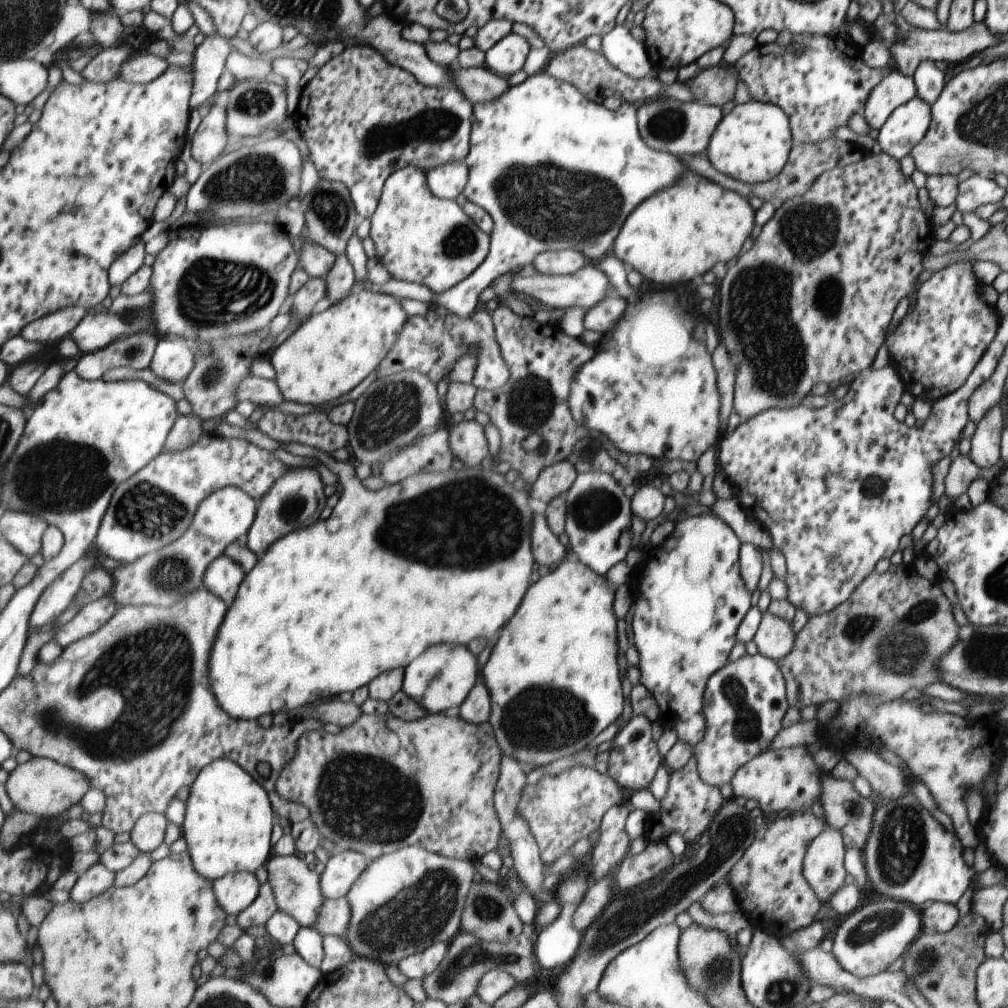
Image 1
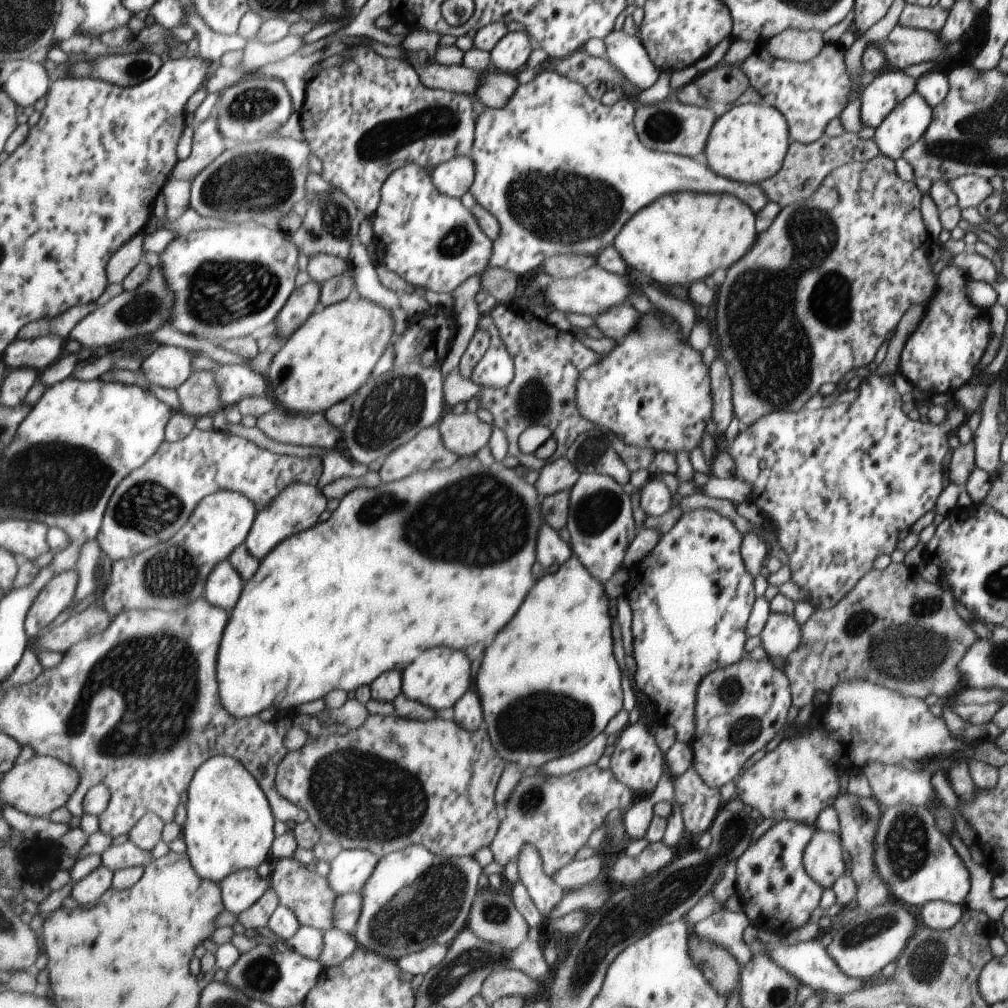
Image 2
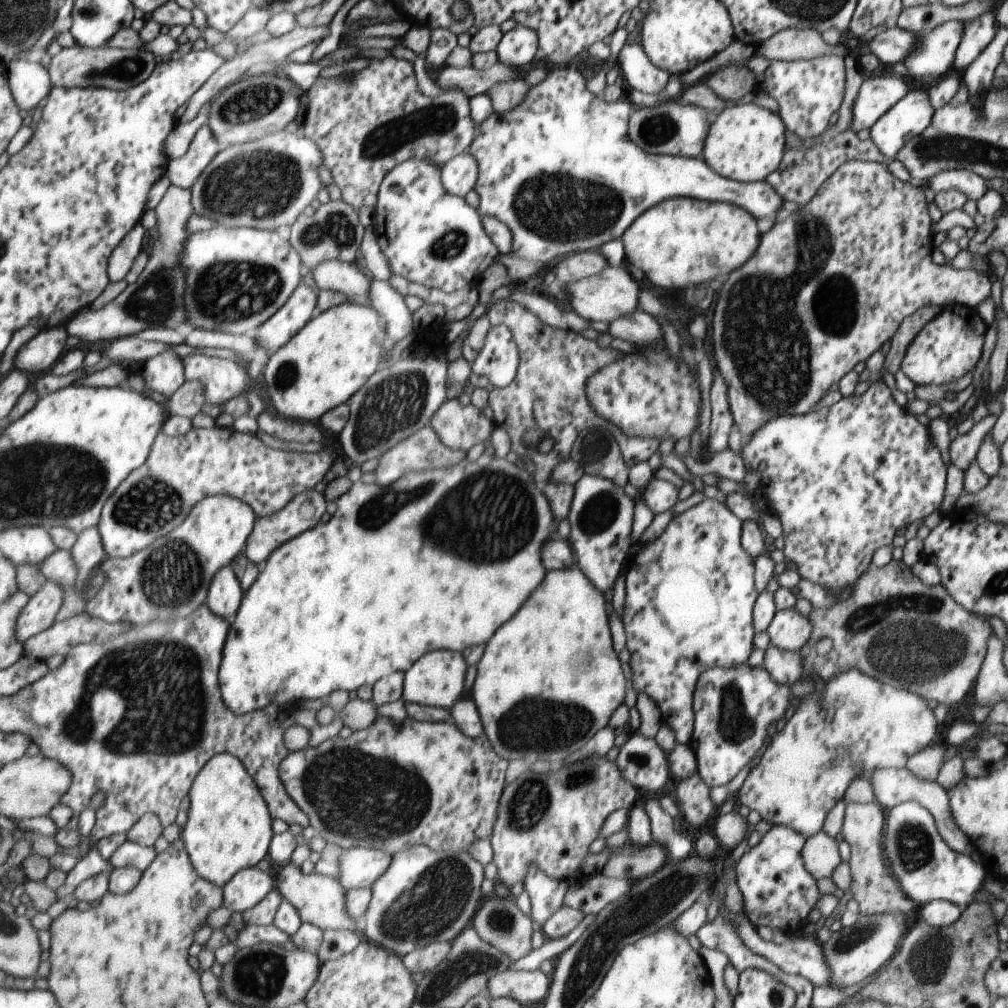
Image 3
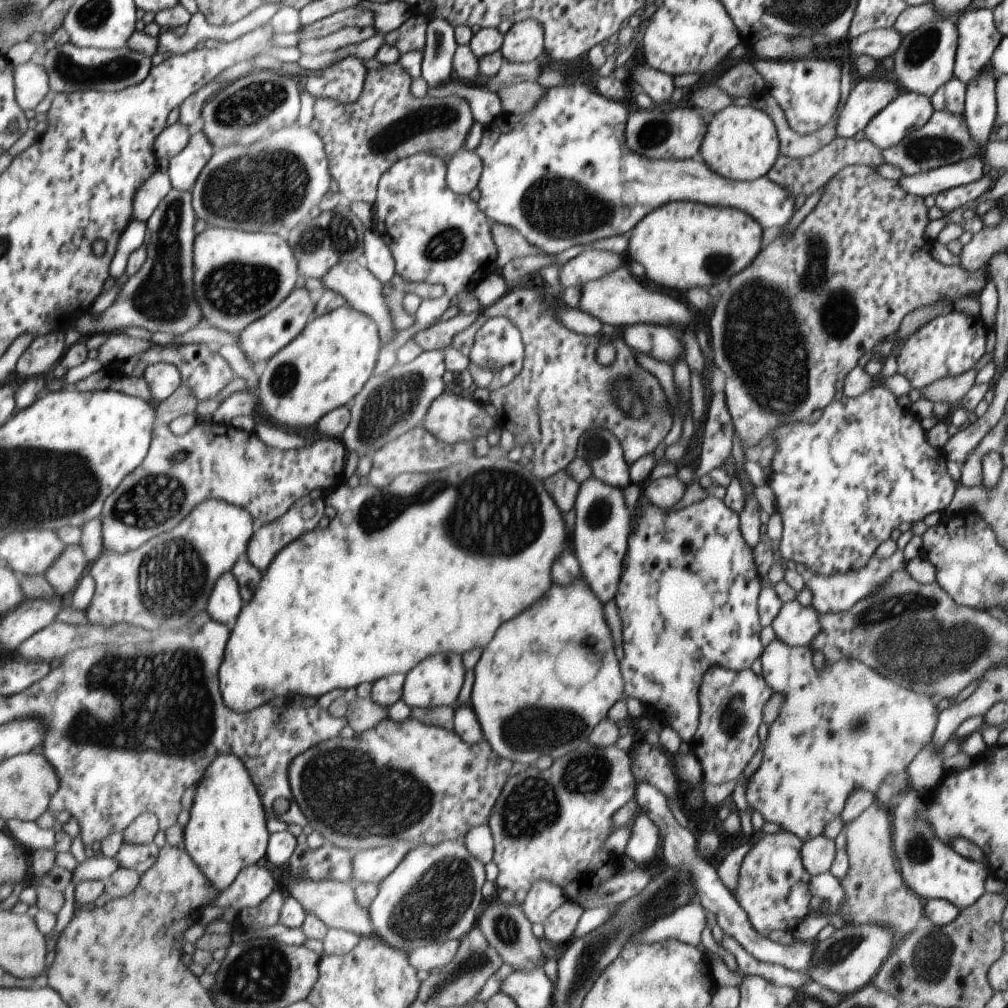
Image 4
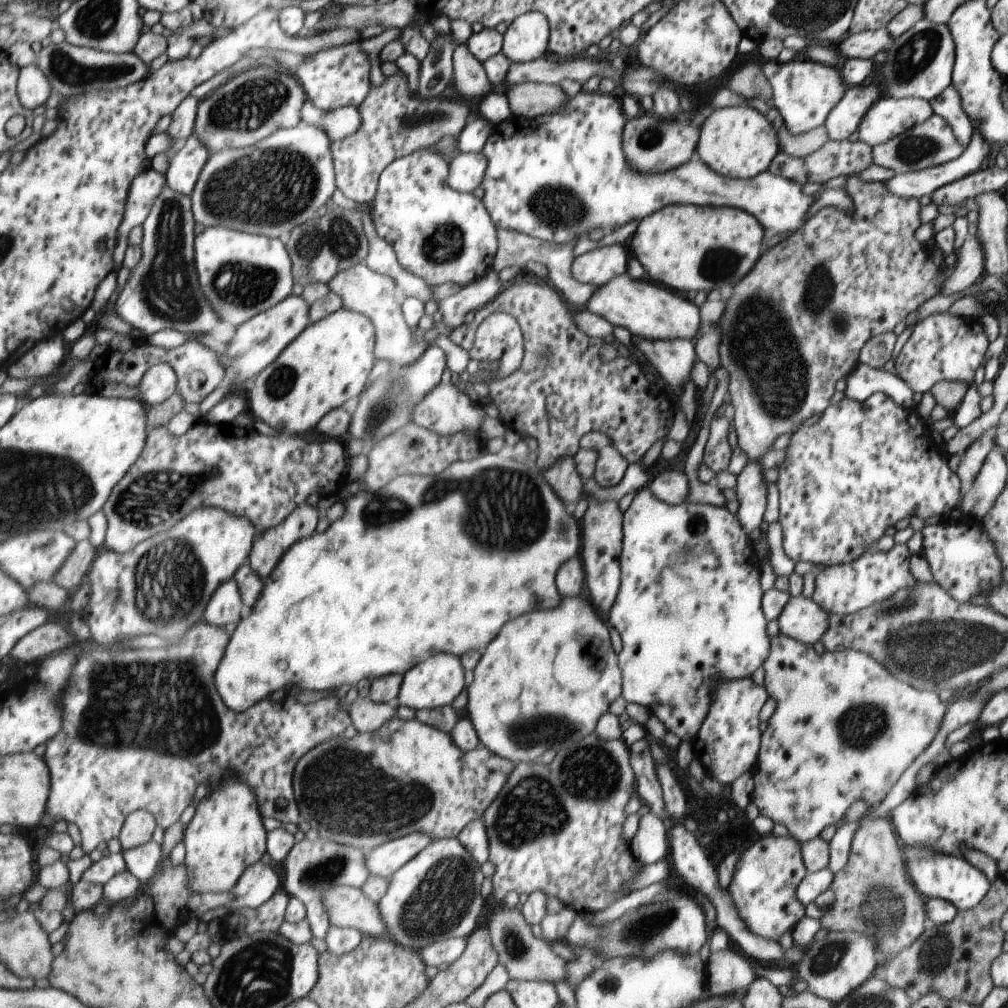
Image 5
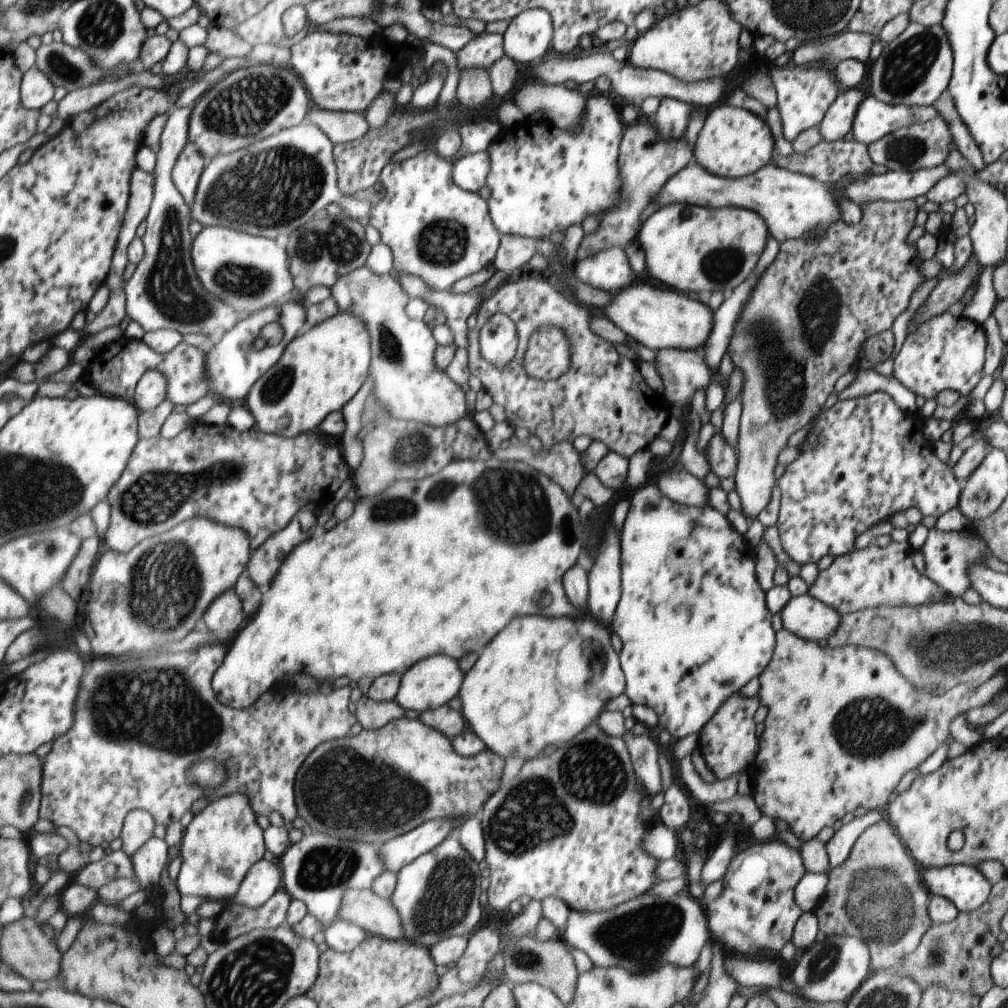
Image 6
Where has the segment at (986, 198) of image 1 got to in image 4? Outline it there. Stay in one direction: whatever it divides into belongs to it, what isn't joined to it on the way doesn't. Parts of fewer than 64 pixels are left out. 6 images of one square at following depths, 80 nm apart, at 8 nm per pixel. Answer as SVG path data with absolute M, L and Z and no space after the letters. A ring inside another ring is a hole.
M972 155L952 165L945 165L917 175L904 175L898 179L899 186L909 194L935 196L953 187L977 182L985 174L980 155Z

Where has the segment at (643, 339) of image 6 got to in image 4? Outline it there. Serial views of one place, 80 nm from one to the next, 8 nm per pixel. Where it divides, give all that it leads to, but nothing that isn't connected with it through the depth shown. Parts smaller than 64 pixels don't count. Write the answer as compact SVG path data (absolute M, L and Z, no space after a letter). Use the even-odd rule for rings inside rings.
M622 265L604 277L580 285L578 309L595 317L599 325L607 323L614 327L635 323L655 323L667 328L669 323L673 323L687 327L694 313L689 306L683 306L665 294L653 292L653 288L650 292L650 288L645 288L645 285L636 277L632 277L630 271Z

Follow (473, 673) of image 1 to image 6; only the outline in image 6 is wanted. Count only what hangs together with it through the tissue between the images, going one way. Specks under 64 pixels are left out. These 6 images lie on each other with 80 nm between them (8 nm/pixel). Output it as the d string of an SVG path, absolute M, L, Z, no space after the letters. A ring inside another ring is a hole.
M431 656L427 660L421 660L419 664L407 668L400 675L397 692L394 701L404 710L412 710L417 713L433 710L445 705L447 700L451 700L457 690L461 690L461 670L457 662L449 656Z

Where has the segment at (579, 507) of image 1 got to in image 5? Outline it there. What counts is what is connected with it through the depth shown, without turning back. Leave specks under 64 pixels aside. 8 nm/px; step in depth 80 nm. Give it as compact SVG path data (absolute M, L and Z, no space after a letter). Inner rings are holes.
M593 497L587 500L587 508L580 518L582 528L582 551L579 558L584 572L585 586L589 590L592 603L600 611L609 611L614 604L619 584L619 565L621 548L621 512L617 510L617 502L603 498L598 501Z

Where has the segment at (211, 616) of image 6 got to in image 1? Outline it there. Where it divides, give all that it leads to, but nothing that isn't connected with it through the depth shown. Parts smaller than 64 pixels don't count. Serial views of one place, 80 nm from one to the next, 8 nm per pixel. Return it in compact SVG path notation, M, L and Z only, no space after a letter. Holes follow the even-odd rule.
M218 556L207 569L204 585L209 591L220 596L227 607L231 606L238 595L241 583L246 579L244 568L230 556Z

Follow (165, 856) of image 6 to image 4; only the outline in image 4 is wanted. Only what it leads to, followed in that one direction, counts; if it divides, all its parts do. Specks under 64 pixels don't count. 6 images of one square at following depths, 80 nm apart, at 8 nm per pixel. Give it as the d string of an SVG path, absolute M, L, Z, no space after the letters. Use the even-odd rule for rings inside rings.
M123 842L115 857L121 867L133 869L142 876L157 862L160 850L154 843L142 845Z

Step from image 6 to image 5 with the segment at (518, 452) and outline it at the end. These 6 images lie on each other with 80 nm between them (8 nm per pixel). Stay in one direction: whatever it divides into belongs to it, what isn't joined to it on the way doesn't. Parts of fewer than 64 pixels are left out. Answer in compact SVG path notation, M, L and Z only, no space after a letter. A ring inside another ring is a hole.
M571 457L559 459L541 473L563 504L573 506L583 496L584 484L575 470Z

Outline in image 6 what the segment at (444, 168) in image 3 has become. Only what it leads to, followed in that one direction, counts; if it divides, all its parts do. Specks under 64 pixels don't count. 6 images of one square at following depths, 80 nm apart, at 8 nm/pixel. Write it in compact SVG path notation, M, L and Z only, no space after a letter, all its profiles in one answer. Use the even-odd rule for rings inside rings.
M486 151L455 157L453 178L462 190L478 192L485 186L485 178L489 174L490 157Z

